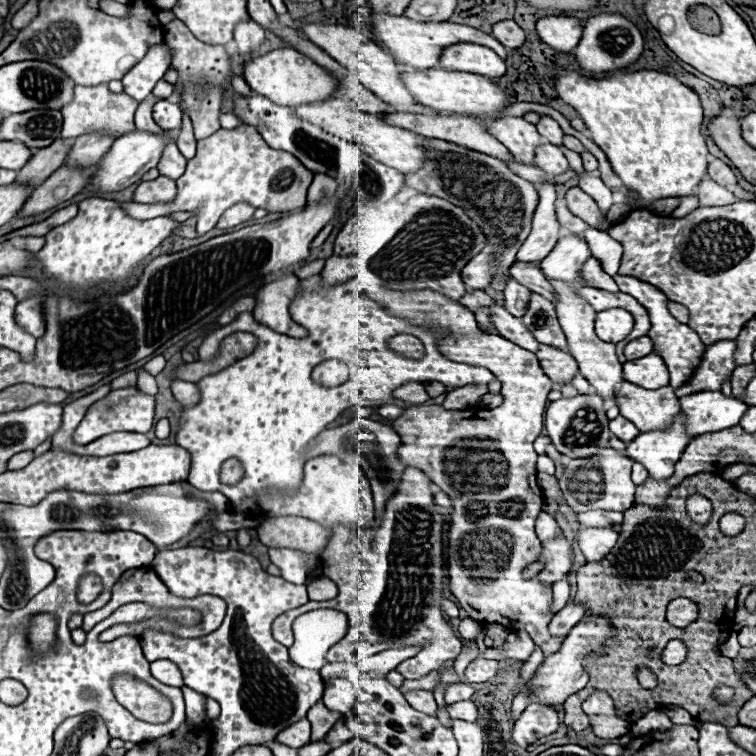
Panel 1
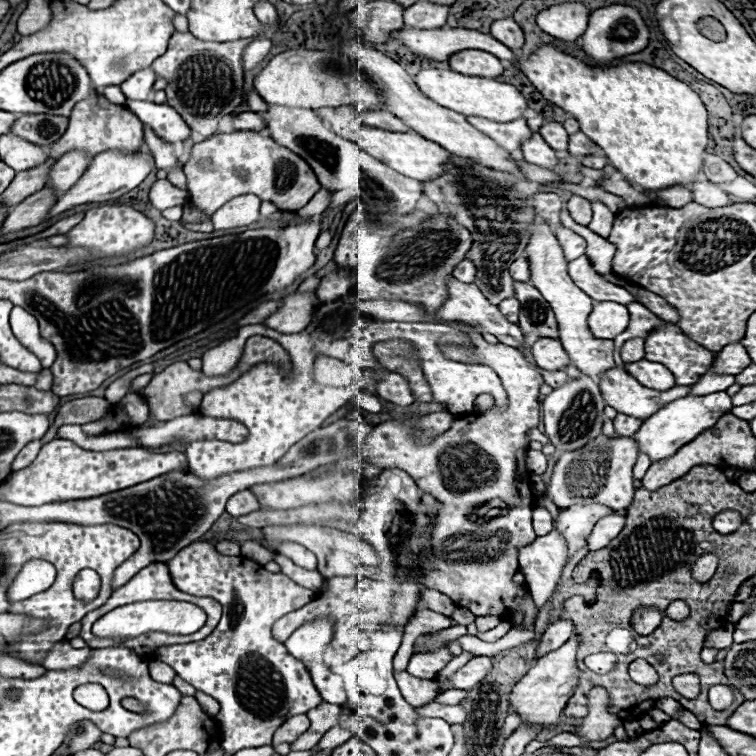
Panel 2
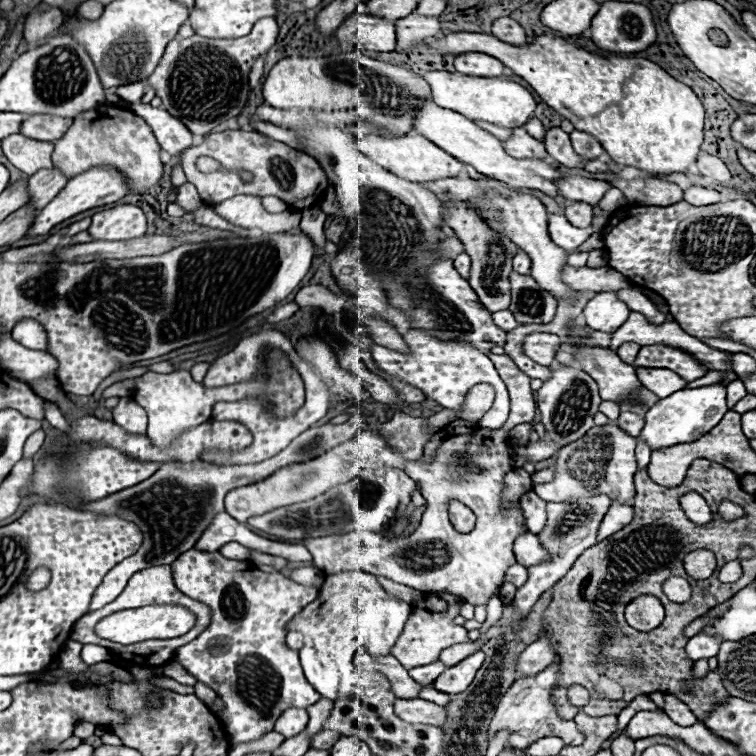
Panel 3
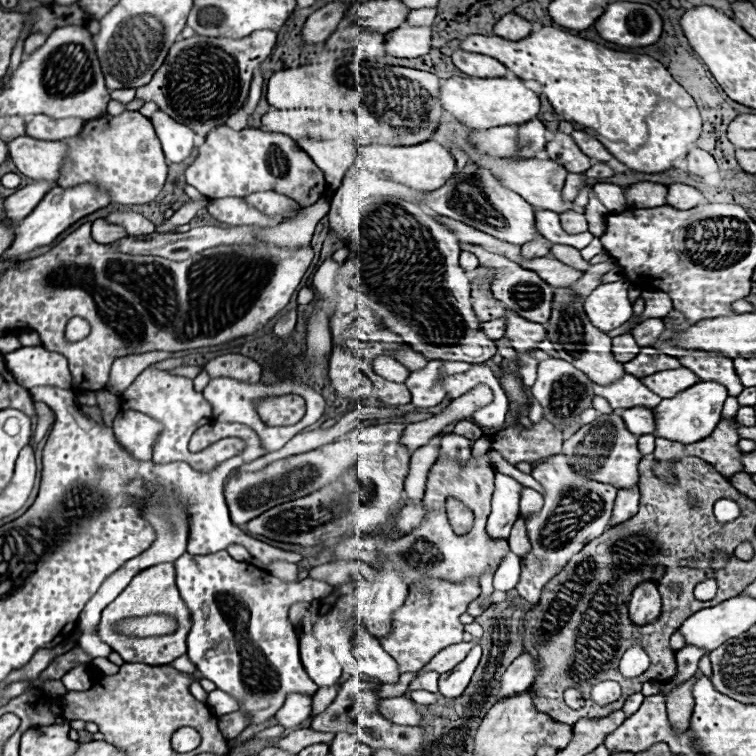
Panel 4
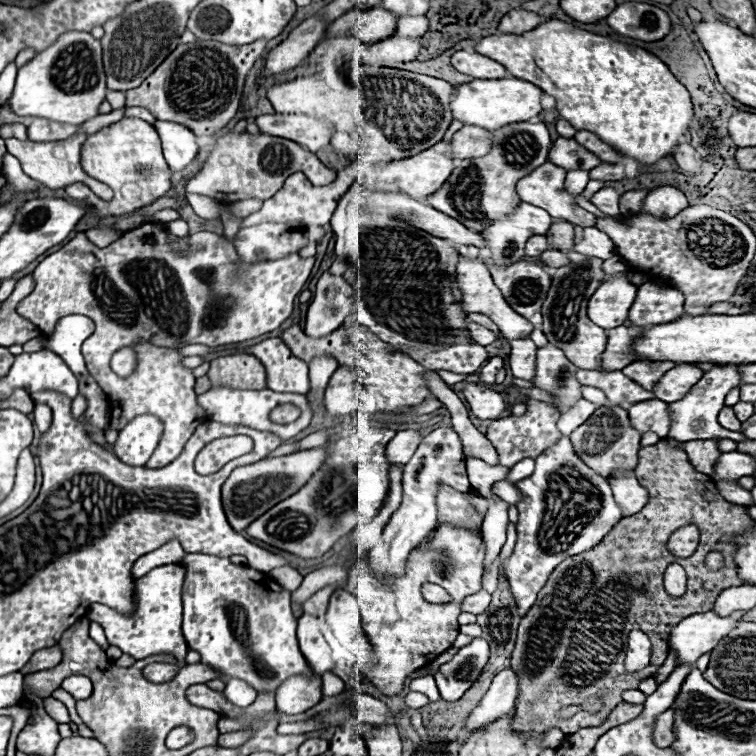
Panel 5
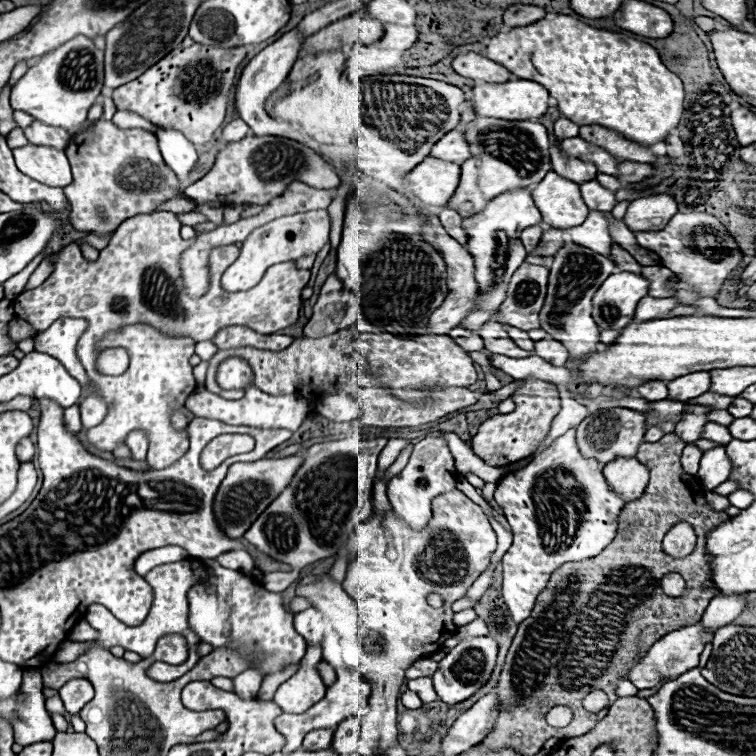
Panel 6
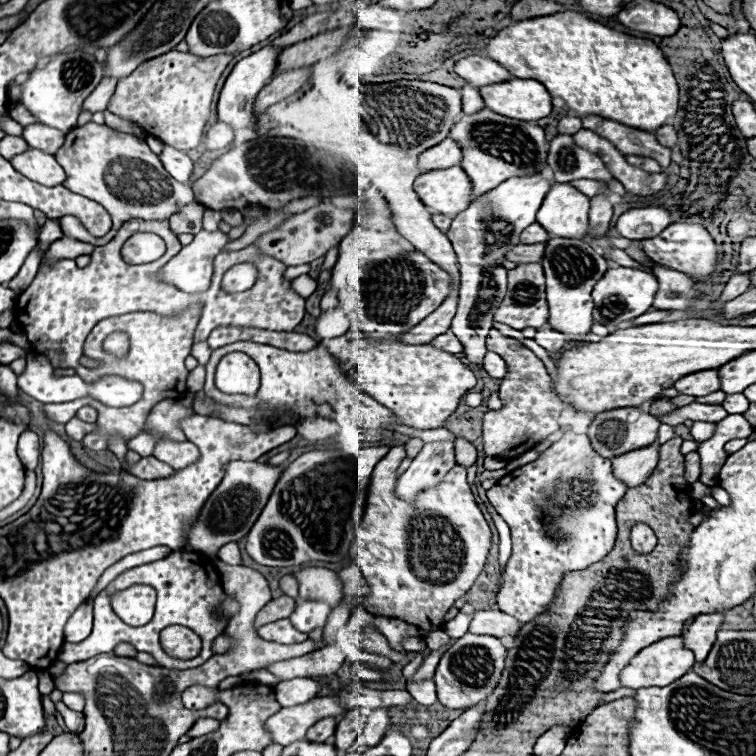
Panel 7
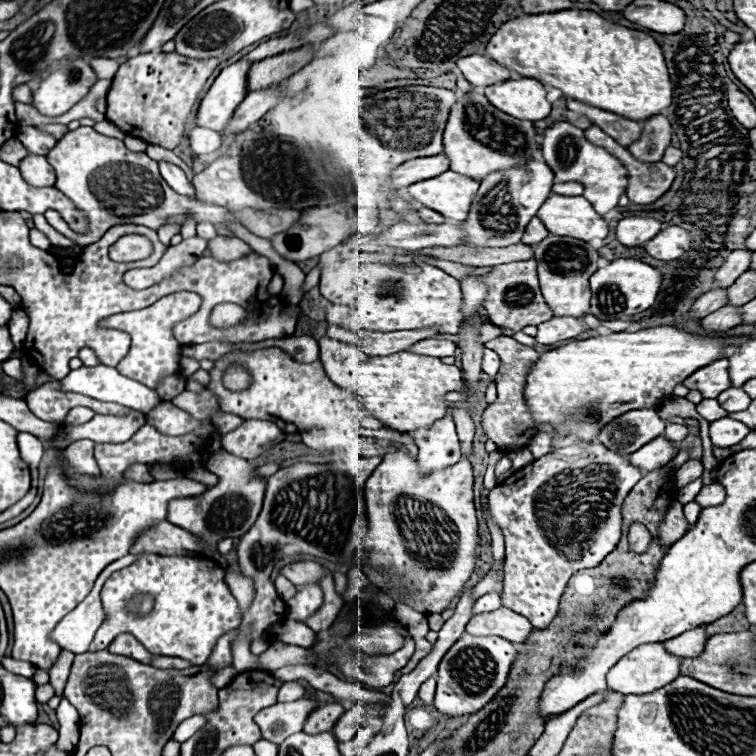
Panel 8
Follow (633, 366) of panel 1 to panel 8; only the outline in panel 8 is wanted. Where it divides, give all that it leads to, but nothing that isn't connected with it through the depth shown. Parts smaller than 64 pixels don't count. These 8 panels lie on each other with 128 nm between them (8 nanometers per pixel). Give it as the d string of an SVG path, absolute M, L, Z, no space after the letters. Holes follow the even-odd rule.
M720 358L684 380L690 390L700 390L704 398L716 398L728 388L728 358Z

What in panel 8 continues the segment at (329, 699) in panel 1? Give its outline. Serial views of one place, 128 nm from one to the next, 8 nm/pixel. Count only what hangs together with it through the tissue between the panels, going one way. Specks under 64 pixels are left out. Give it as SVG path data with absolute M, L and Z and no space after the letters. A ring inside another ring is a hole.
M308 584L296 592L294 598L286 602L288 620L304 622L310 614L314 614L322 606L322 588L320 584Z

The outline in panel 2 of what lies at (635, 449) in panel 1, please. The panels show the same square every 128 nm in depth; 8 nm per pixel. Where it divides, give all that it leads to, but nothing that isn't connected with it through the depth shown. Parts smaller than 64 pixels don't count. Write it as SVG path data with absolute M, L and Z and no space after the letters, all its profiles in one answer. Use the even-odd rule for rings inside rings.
M712 392L712 394L704 394L704 396L688 394L680 400L674 400L672 404L666 404L664 408L660 408L660 412L656 412L648 420L644 420L644 424L636 432L634 440L636 440L640 452L648 454L652 458L652 462L658 462L658 460L670 458L684 444L692 442L704 430L712 428L722 414L730 412L730 408L732 408L732 400L726 392Z

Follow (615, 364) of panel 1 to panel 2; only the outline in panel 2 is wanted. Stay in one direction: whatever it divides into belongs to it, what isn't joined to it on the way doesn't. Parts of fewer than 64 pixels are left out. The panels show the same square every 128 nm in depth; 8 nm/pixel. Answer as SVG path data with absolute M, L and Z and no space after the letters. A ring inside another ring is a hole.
M536 216L532 226L530 226L530 240L526 246L526 258L530 262L530 284L540 290L540 294L548 300L552 310L556 312L558 318L558 328L560 328L560 340L564 344L564 350L568 352L572 364L578 366L580 372L598 378L602 376L608 368L614 366L614 342L612 340L596 340L588 328L588 314L592 312L594 300L584 296L580 288L572 282L568 276L568 262L564 260L562 248L558 240L554 238L550 226Z

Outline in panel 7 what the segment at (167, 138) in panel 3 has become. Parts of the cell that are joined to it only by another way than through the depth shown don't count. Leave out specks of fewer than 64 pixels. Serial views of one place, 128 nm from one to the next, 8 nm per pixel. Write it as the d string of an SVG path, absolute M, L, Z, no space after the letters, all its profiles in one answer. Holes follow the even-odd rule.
M164 146L162 154L160 154L160 160L164 164L164 168L168 170L168 174L174 178L174 180L180 180L182 184L186 184L190 180L190 174L192 174L192 160L176 150L176 148L170 148L170 146Z

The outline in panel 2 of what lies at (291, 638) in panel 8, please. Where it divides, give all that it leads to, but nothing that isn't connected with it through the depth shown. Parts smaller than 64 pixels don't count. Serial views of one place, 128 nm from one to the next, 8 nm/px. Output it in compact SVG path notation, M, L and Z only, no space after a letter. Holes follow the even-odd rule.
M194 542L188 548L180 550L172 560L166 562L170 568L172 582L178 590L186 594L206 594L222 604L224 612L210 636L206 636L200 642L190 644L176 644L176 646L162 646L156 650L156 658L160 662L166 662L176 670L180 678L190 682L194 688L214 696L220 702L220 712L216 714L216 720L222 730L222 748L228 754L236 754L242 748L258 748L272 744L272 734L276 728L294 714L306 714L308 710L316 708L322 700L316 692L310 674L300 660L288 654L282 642L272 638L272 624L282 618L288 612L294 612L302 608L304 604L312 602L316 596L312 590L302 588L288 580L284 574L272 574L264 570L254 560L248 560L244 556L222 556L216 552L216 548L208 542Z

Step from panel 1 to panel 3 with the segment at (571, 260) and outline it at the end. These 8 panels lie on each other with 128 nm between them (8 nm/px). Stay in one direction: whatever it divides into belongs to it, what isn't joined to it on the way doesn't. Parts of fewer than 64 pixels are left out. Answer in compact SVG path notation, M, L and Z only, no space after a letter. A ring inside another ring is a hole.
M552 214L548 218L548 234L552 242L556 242L566 252L576 250L580 244L584 244L590 238L590 230L572 226L562 214Z

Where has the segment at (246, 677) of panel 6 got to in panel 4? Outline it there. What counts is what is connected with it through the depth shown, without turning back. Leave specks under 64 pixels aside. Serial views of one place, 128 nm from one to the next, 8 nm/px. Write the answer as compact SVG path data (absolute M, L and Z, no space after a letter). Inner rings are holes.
M214 690L214 692L208 694L208 706L214 710L216 716L224 716L224 714L236 712L238 706L240 706L240 702L234 696L228 696L228 692Z

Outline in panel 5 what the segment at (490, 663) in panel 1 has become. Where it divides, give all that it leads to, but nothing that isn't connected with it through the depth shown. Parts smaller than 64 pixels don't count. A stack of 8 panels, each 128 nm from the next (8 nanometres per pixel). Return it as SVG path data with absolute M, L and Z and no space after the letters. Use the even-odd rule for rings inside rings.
M474 638L470 644L460 648L452 660L440 666L440 670L434 674L436 686L440 690L440 696L446 702L460 700L464 692L474 684L488 662L490 646L484 638Z

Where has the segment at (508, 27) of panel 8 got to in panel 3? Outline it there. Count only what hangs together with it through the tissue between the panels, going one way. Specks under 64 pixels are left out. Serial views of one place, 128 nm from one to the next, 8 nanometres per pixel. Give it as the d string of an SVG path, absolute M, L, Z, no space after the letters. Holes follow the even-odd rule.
M548 30L542 32L534 42L528 42L524 46L512 46L498 40L496 36L476 34L476 32L456 32L444 36L442 40L432 38L426 42L426 46L448 54L482 52L502 60L502 64L508 66L514 74L522 76L550 108L554 108L558 114L570 120L576 130L592 134L610 154L610 158L618 164L634 166L646 170L648 174L674 174L674 172L684 172L692 162L696 162L702 144L704 108L696 98L696 94L686 84L674 80L658 64L646 58L620 58L620 56L594 54Z

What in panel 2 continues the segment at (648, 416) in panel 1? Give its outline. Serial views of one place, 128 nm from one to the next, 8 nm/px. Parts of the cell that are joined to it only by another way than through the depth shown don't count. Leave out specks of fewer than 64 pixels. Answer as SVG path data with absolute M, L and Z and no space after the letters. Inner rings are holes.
M616 366L612 372L600 376L600 390L606 404L616 408L620 414L646 420L664 404L686 396L692 386L674 386L670 392L656 392L638 384L634 376L628 376L628 372L624 372L624 366Z

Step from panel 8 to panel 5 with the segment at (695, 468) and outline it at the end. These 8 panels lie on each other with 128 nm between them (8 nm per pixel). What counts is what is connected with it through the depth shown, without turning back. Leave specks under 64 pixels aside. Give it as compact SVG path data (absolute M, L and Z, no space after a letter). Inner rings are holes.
M690 440L682 444L682 450L686 450L688 460L692 466L702 474L712 474L712 466L716 458L720 456L720 450L716 448L716 440Z

